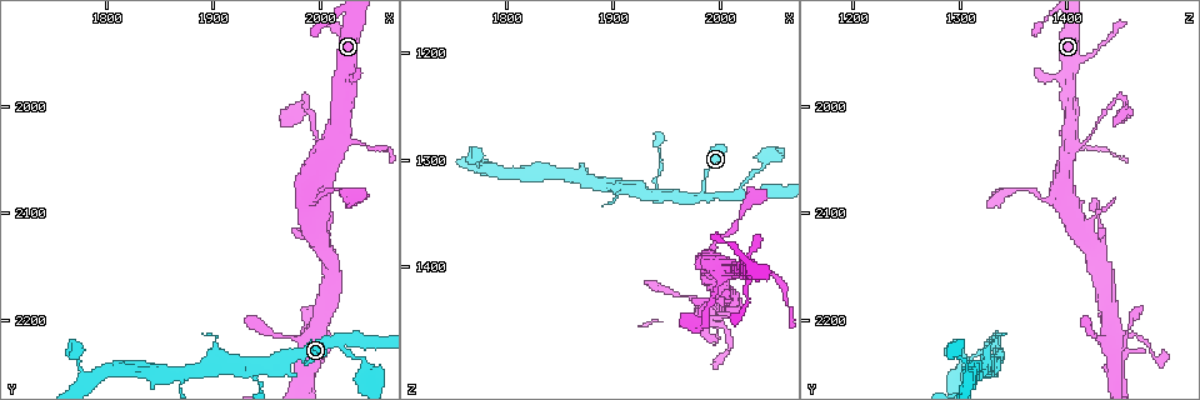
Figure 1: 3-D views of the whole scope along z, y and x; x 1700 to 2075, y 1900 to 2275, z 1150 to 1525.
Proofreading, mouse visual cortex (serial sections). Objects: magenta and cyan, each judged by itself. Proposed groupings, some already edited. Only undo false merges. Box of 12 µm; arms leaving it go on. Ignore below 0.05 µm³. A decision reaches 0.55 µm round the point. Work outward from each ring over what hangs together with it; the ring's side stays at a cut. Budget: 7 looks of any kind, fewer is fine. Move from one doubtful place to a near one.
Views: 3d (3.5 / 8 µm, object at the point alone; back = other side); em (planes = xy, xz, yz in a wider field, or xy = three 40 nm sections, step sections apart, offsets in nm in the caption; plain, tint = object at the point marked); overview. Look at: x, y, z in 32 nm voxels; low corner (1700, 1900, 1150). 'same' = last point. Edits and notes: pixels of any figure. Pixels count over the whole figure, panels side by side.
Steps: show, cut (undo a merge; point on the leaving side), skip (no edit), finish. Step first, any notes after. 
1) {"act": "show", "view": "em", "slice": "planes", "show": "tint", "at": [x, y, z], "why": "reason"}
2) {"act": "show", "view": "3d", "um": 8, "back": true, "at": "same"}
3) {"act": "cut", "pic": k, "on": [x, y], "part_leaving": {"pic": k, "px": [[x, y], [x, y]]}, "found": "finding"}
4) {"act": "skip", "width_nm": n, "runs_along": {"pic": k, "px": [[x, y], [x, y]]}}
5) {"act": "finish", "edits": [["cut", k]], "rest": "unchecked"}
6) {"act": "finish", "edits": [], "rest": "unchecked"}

{"act": "show", "view": "3d", "um": 3.5, "at": [2012, 2222, 1332]}

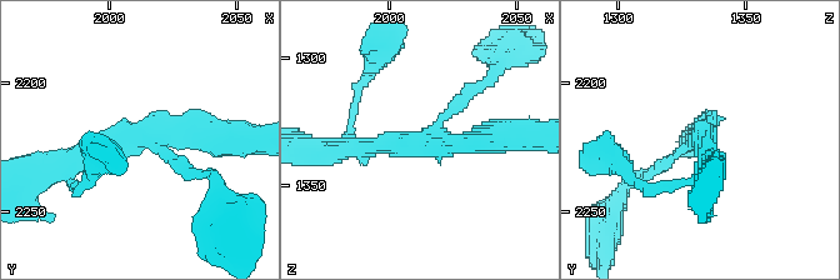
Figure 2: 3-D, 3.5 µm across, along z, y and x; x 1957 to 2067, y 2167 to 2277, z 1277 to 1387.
{"act": "show", "view": "em", "slice": "xy", "step": 1, "show": "tint", "at": [2014, 2221, 1334], "why": "shape alone is not enough"}

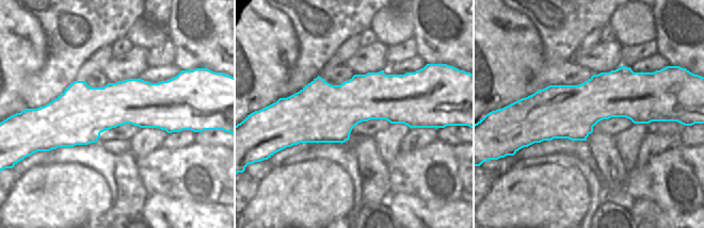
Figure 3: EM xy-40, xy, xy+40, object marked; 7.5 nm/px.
{"act": "skip", "arms": 3, "arm_widths_nm": [150, 250, 300], "runs_along": {"pic": 3, "px": [[523, 104], [649, 104], [664, 117]]}, "found": "one cell here"}

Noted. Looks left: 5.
{"act": "show", "view": "3d", "um": 8, "at": [1946, 2242, 1334], "why": "calibre changes"}

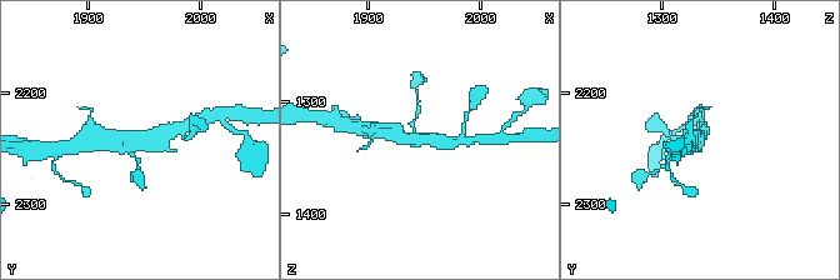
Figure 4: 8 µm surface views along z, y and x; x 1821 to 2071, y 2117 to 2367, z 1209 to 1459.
{"act": "show", "view": "em", "slice": "xy", "step": 2, "show": "tint", "at": [1946, 2242, 1336], "why": "need the tissue"}

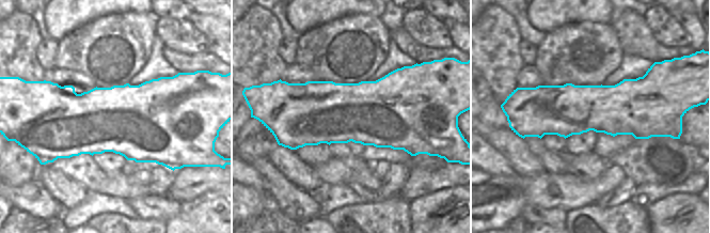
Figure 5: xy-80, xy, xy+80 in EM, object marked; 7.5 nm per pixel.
{"act": "skip", "arm_widths_nm": [100, 300, 450], "found": "all the same cell"}

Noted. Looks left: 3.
{"act": "show", "view": "em", "slice": "xy", "step": 1, "show": "tint", "at": [2010, 2042, 1404], "why": "small branch off a trunk"}

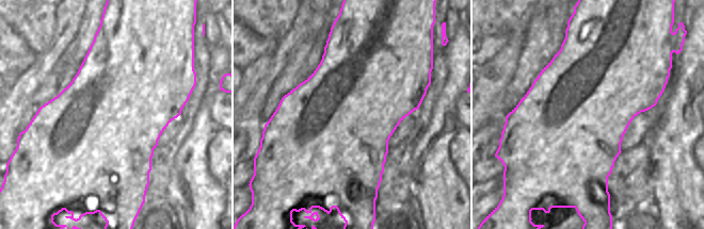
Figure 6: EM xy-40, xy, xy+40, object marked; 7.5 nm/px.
{"act": "show", "view": "3d", "um": 3.5, "back": true, "at": "same", "why": "see where the arms go"}

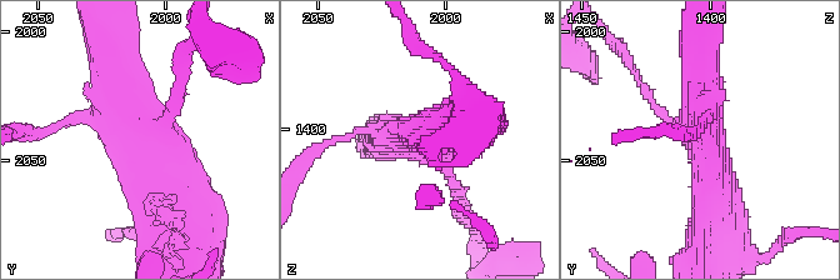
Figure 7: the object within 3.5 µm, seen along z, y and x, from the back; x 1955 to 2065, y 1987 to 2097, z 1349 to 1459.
{"act": "skip", "runs_along": {"pic": 7, "px": [[105, 58], [148, 158], [190, 204]]}, "found": "continuous, no second cell"}

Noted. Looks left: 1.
{"act": "finish", "edits": [], "rest": "unchecked"}

